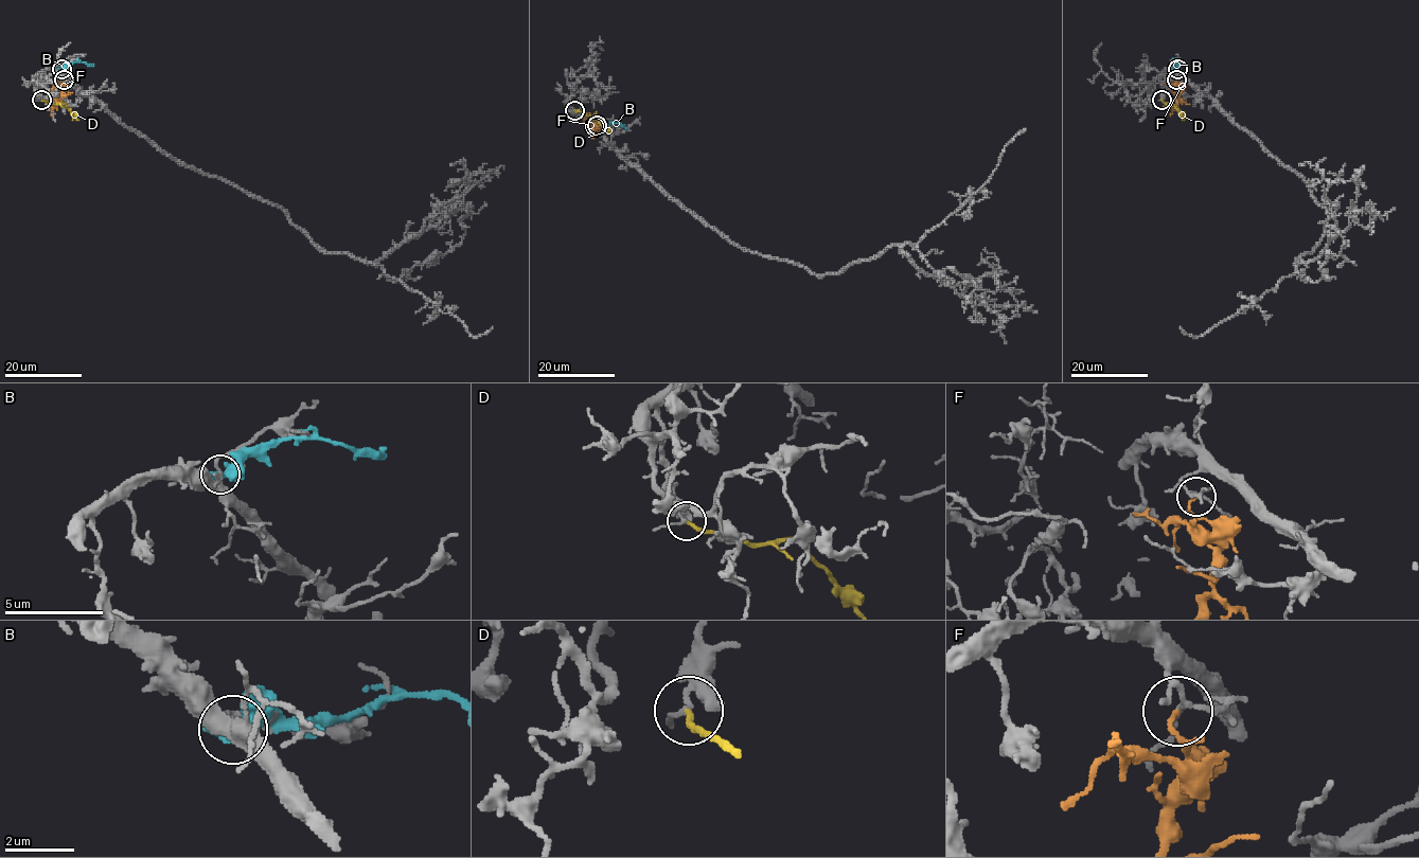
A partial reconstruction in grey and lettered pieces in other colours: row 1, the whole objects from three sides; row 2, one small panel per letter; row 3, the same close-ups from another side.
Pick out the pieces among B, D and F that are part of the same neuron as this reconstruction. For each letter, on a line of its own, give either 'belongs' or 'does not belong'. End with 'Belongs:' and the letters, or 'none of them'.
B: does not belong
D: belongs
F: does not belong
Belongs: D

